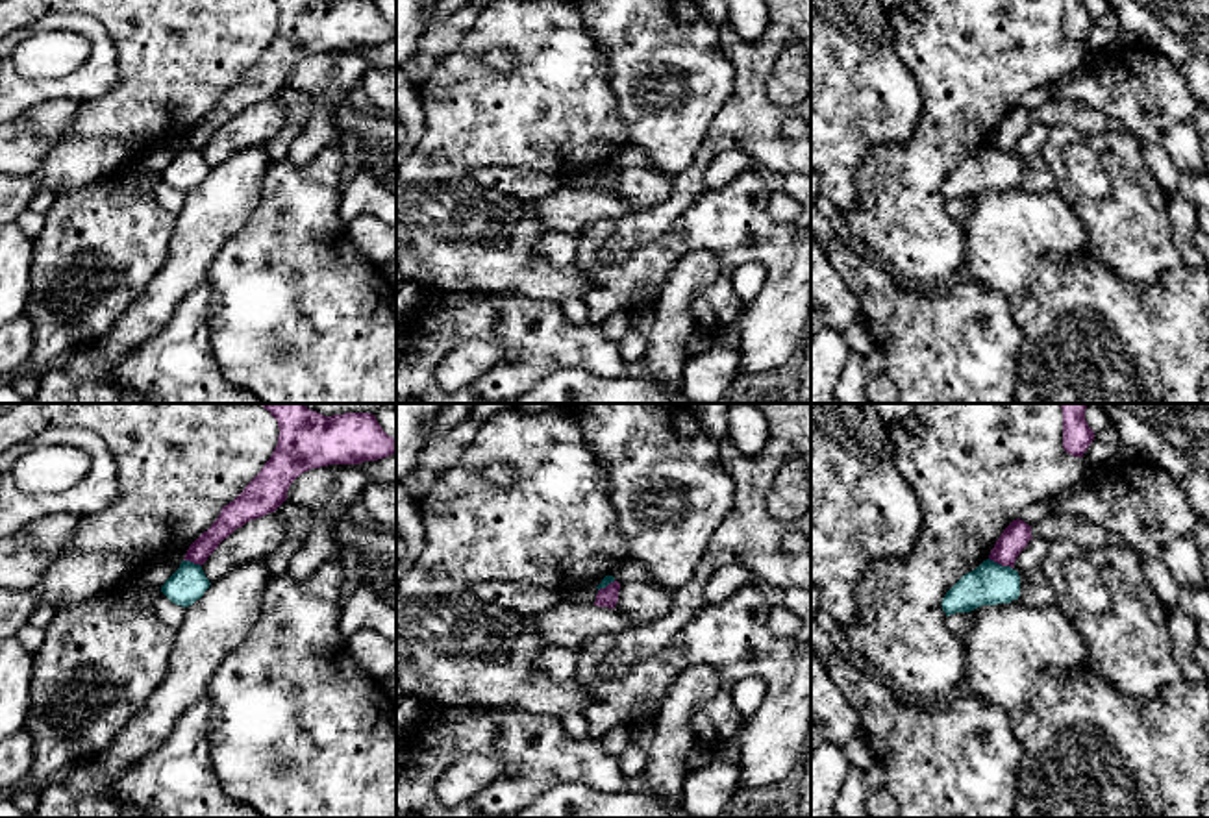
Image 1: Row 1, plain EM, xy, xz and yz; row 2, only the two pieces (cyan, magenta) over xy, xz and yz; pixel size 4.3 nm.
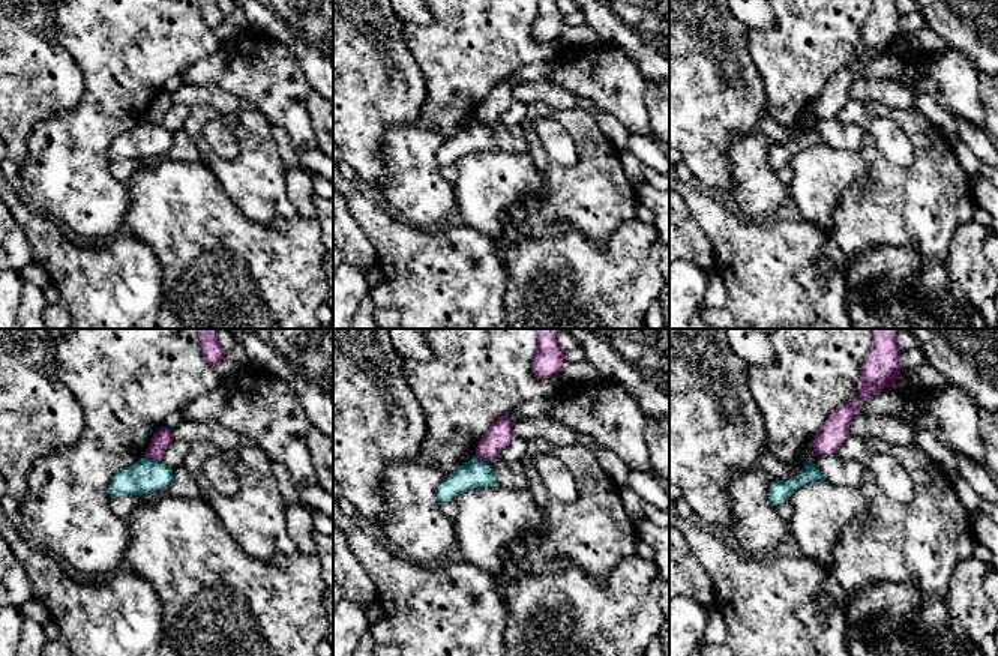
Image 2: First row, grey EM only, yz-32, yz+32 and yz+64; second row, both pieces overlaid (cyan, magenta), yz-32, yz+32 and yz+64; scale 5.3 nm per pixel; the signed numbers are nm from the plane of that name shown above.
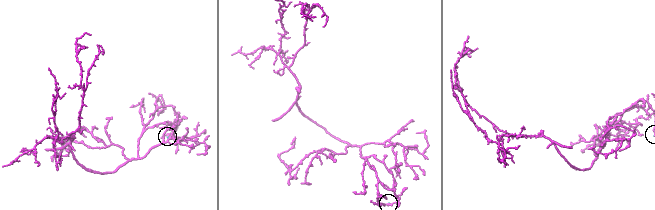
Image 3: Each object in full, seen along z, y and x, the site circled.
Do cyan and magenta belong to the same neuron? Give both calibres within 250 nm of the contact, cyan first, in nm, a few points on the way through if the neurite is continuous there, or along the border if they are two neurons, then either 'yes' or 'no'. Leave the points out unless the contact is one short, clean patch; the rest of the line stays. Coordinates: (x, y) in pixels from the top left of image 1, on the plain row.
calibres 190 and 120 nm; border yz (989, 143), (1011, 154); no

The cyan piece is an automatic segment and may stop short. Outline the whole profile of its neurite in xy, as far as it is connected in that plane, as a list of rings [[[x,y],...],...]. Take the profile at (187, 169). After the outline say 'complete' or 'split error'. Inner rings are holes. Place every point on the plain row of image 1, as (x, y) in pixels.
[[[181,146],[180,154],[165,167],[161,178],[176,191],[189,192],[209,174],[200,150]]]; complete

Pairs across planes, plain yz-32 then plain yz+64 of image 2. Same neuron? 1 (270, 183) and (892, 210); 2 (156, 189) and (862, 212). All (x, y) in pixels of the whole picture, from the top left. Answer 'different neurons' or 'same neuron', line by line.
1: same neuron
2: different neurons

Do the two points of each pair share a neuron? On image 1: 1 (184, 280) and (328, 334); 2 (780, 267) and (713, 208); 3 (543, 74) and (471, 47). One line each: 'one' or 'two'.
1: two
2: one
3: one

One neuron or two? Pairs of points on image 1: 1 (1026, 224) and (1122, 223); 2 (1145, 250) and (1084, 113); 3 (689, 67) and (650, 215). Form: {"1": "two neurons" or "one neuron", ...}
{"1": "two neurons", "2": "two neurons", "3": "two neurons"}

